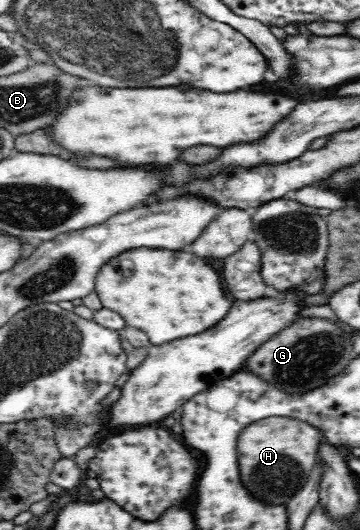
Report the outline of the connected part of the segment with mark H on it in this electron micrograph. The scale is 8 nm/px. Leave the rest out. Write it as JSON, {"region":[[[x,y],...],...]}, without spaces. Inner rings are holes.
{"region":[[[268,418],[250,424],[250,428],[238,436],[238,456],[248,456],[238,458],[242,486],[255,502],[285,506],[306,484],[310,471],[317,464],[317,446],[322,440],[318,430],[294,418]]]}

